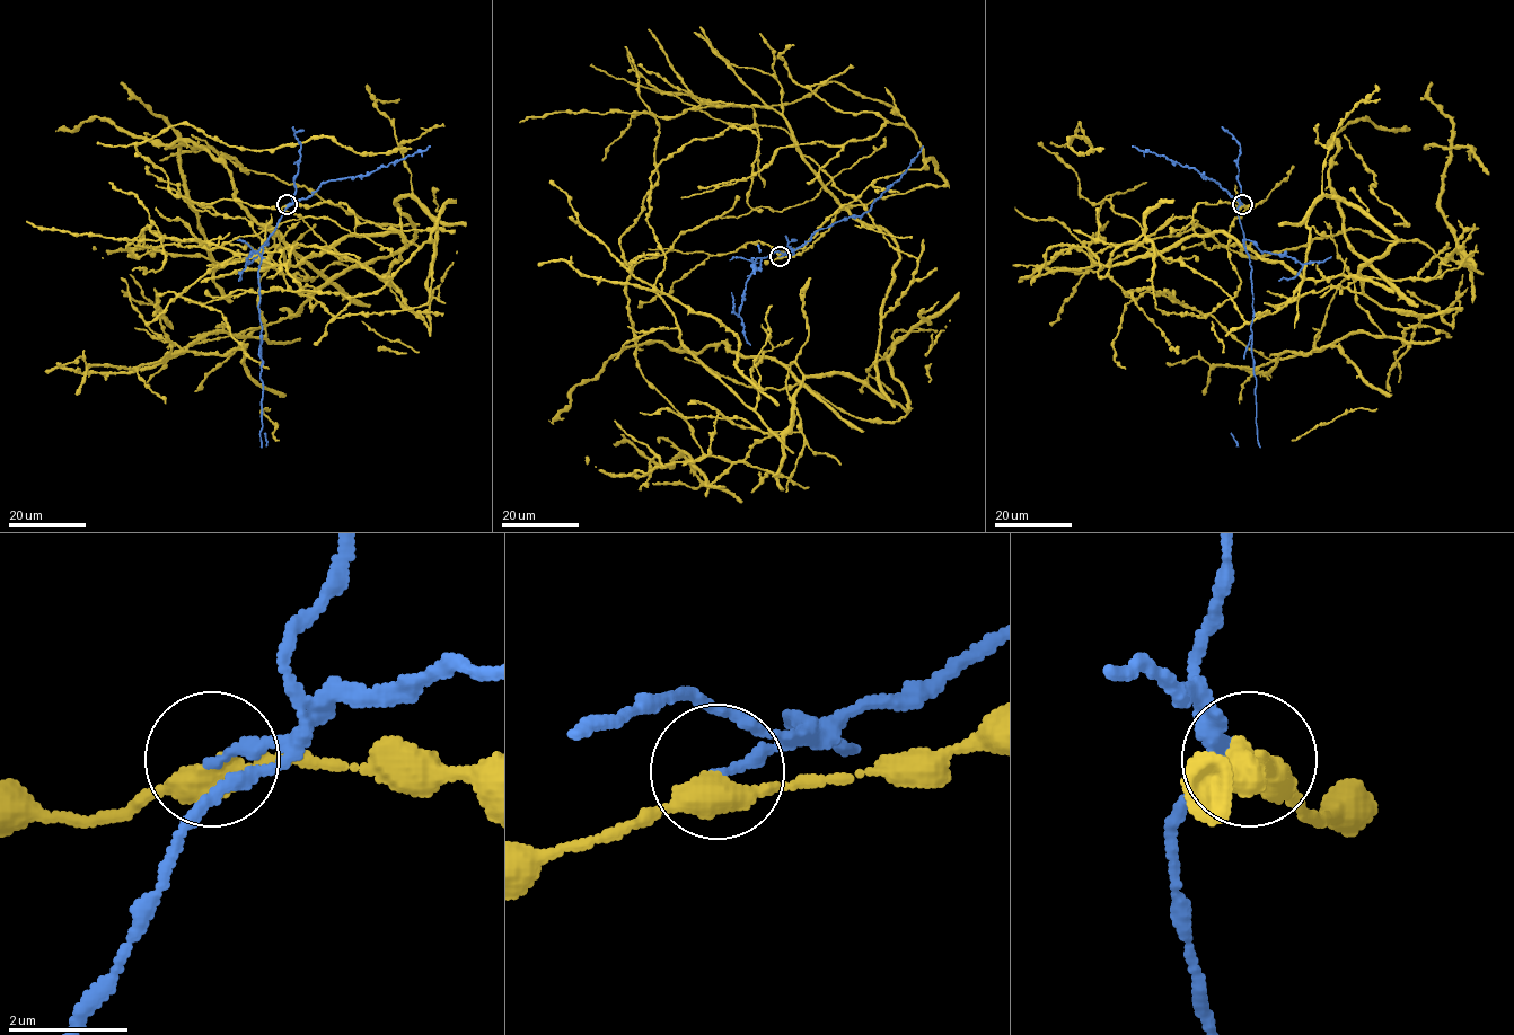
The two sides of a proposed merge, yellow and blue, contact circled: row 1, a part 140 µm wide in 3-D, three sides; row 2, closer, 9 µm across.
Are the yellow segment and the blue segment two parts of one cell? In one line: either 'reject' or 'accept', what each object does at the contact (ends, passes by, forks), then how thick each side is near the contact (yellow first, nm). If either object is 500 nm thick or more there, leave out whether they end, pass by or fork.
reject; yellow passes by; blue ends there; 400 nm thick on the yellow side, 200 nm on the other

